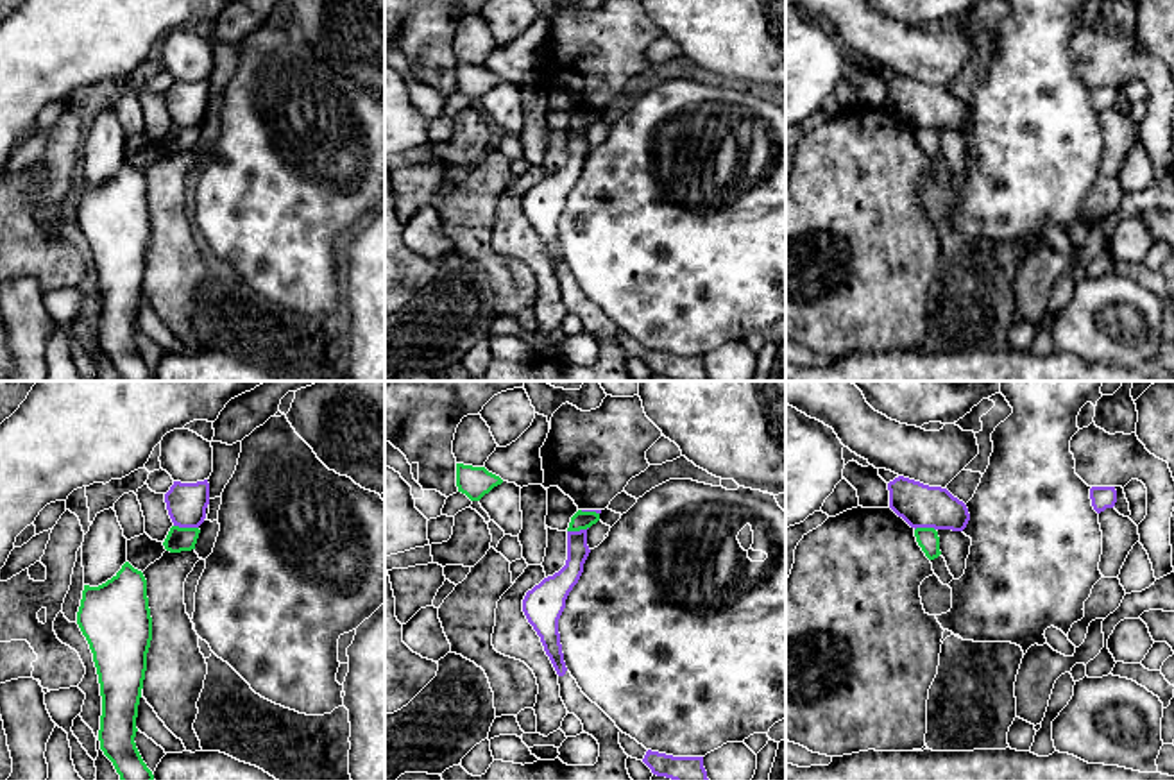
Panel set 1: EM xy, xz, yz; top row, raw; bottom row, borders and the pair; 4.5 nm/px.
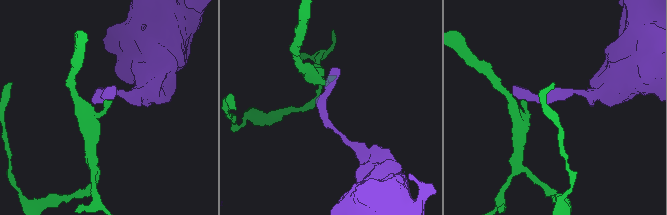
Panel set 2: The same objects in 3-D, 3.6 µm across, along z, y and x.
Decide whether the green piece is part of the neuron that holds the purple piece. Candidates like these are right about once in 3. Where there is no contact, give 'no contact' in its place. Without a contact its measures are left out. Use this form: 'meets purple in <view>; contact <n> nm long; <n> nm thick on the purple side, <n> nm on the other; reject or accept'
meets purple in xy; contact 110 nm long; 180 nm thick on the purple side, 110 nm on the other; reject

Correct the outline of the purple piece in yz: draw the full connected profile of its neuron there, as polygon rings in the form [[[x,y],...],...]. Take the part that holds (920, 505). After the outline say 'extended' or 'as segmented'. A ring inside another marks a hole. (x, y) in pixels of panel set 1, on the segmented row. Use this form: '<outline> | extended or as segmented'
[[[898,476],[888,483],[888,490],[889,508],[915,530],[963,531],[970,521],[966,504],[947,488]]] | as segmented

